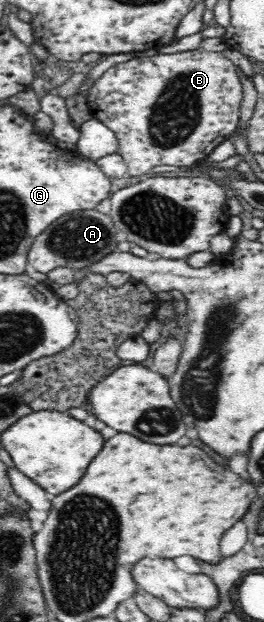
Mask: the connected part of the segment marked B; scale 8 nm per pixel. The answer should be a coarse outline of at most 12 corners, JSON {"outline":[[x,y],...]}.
{"outline":[[202,47],[89,89],[132,177],[204,162],[238,127],[234,63]]}

